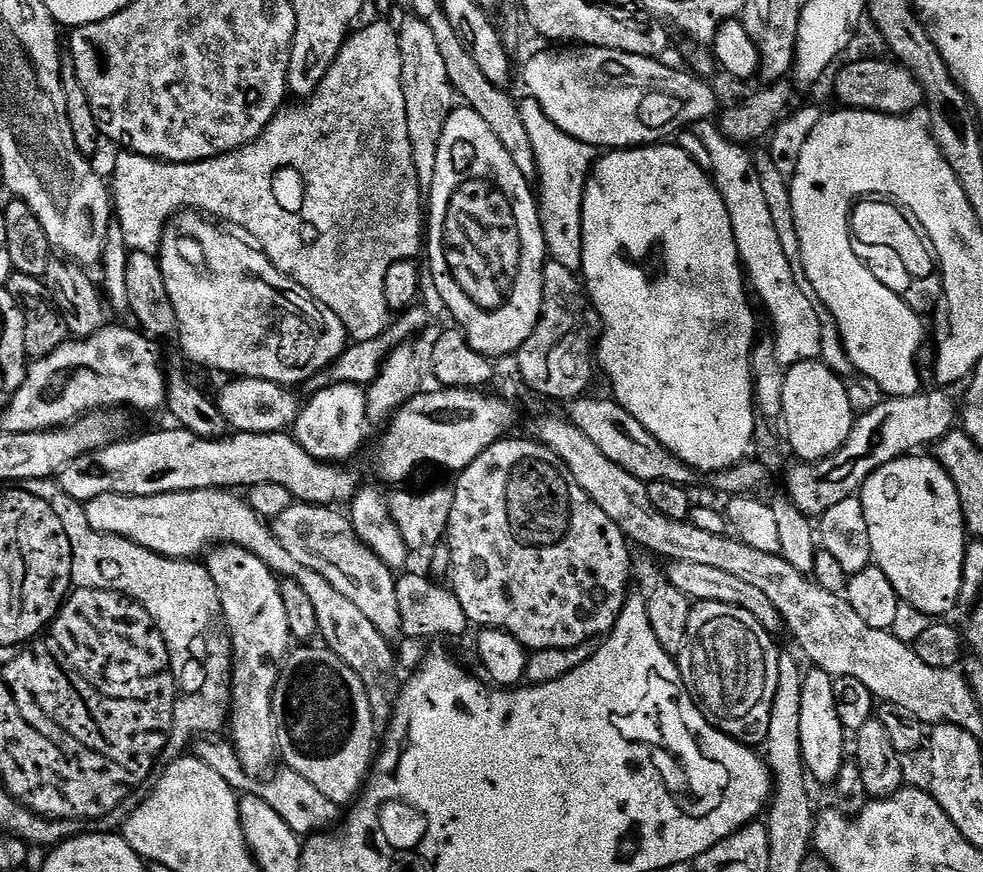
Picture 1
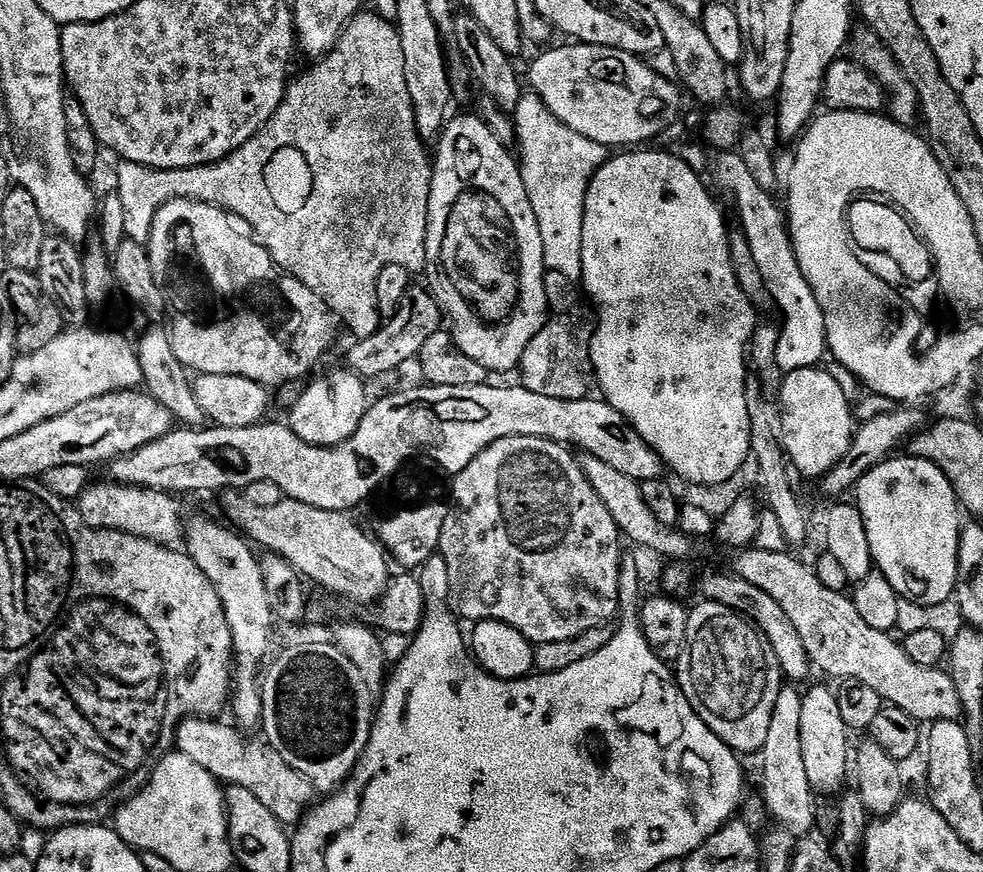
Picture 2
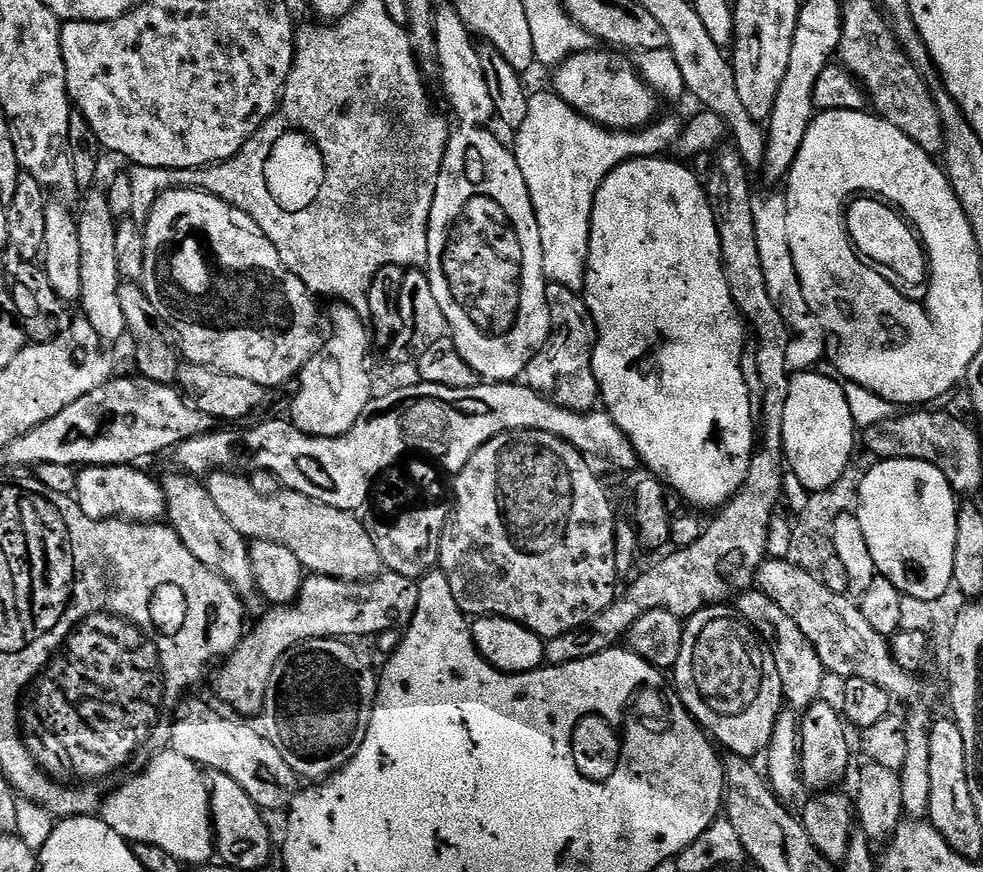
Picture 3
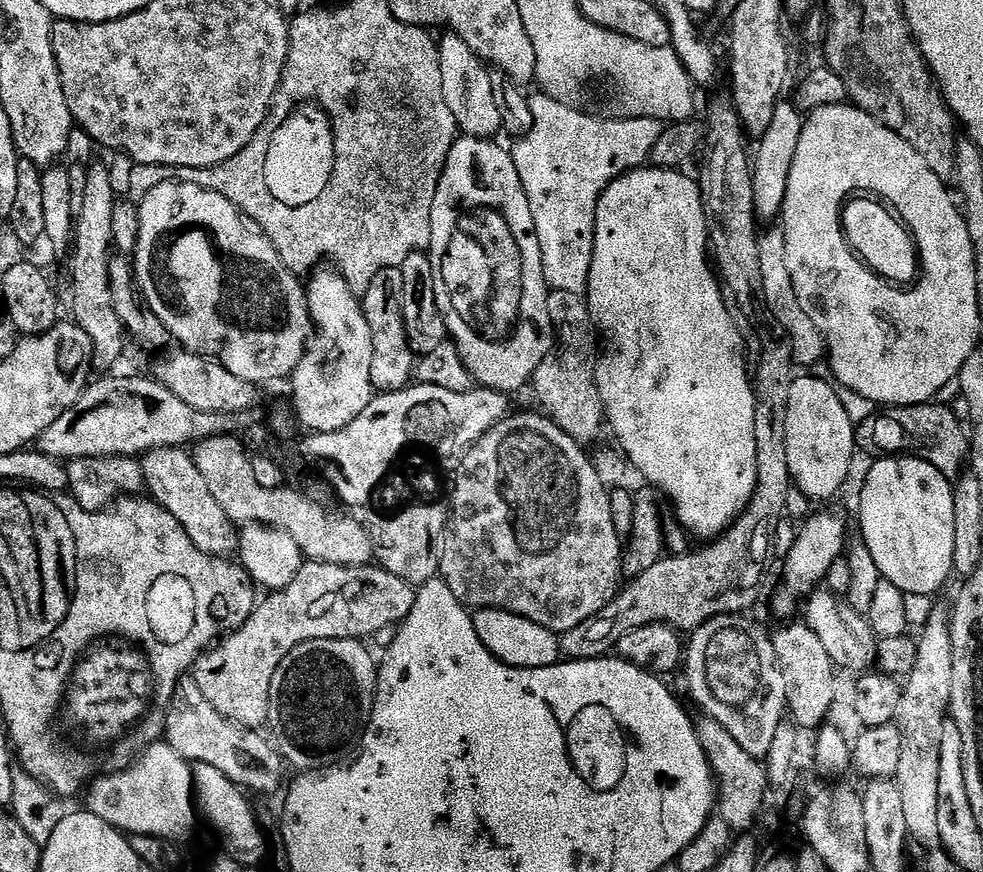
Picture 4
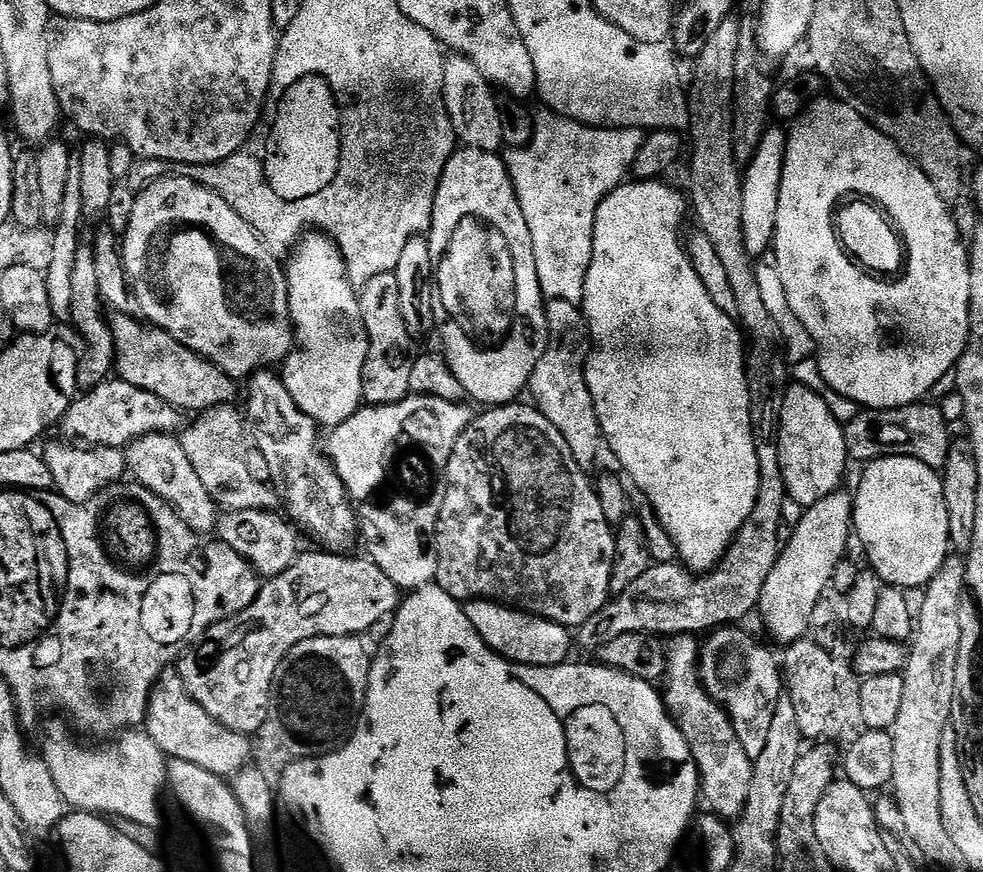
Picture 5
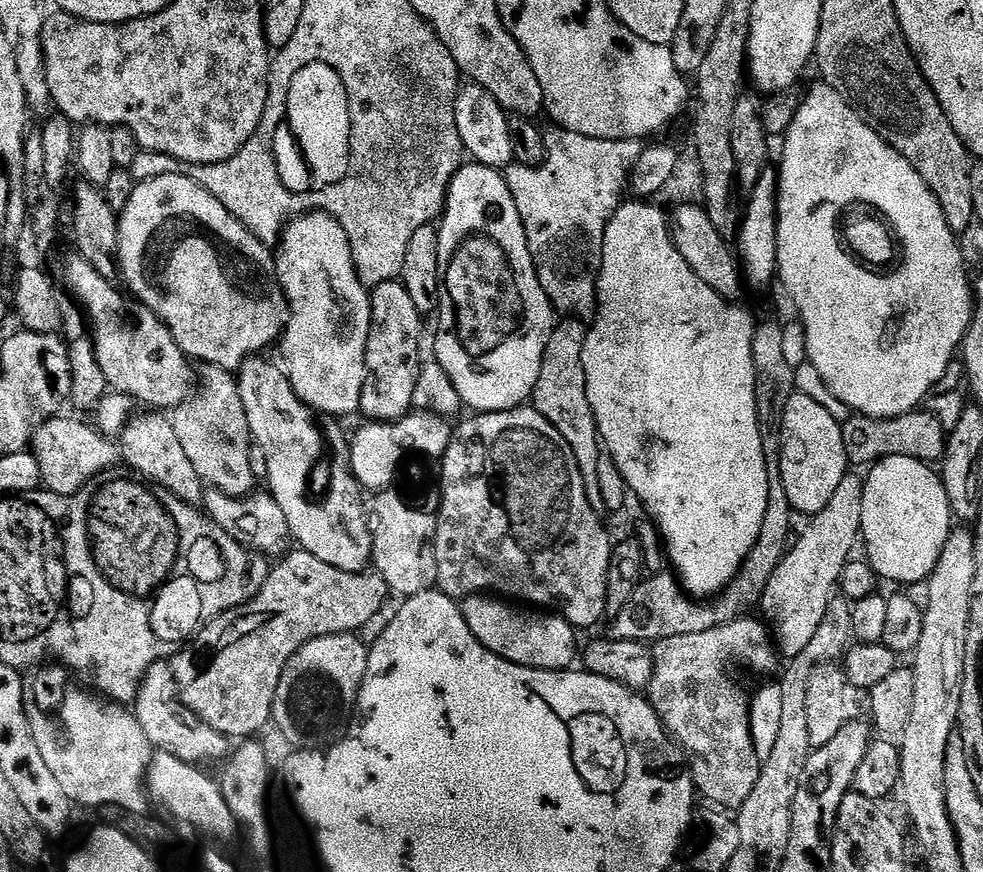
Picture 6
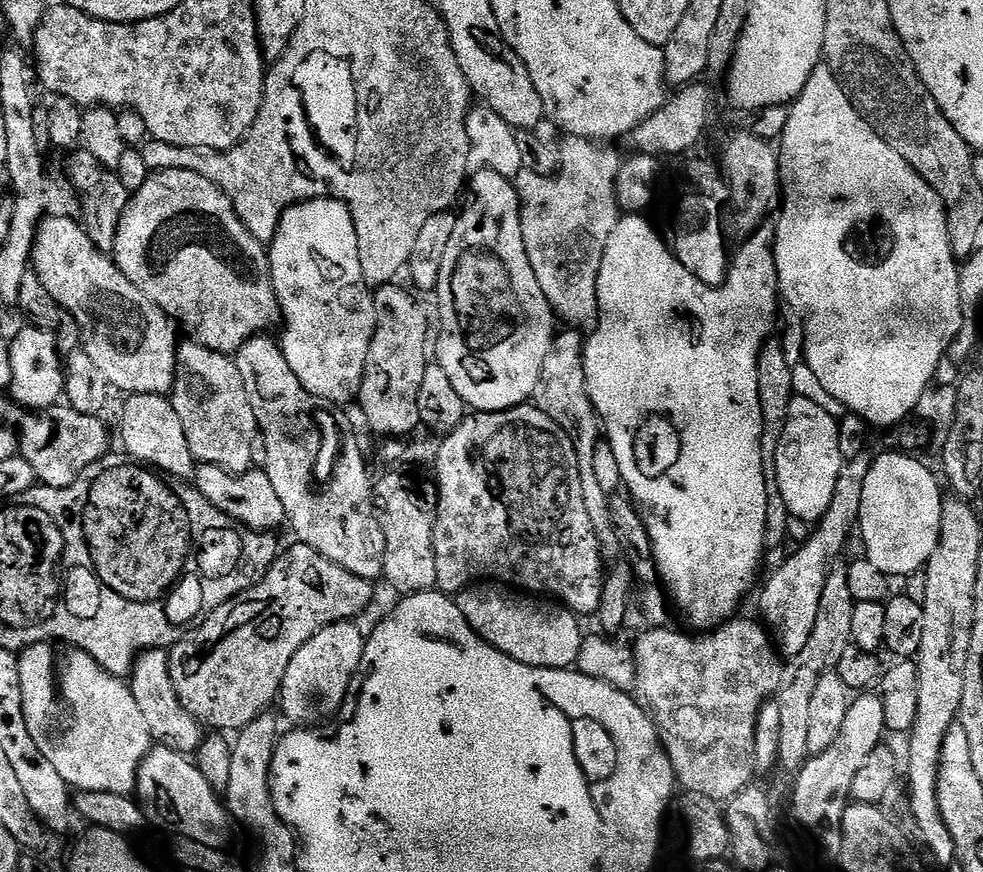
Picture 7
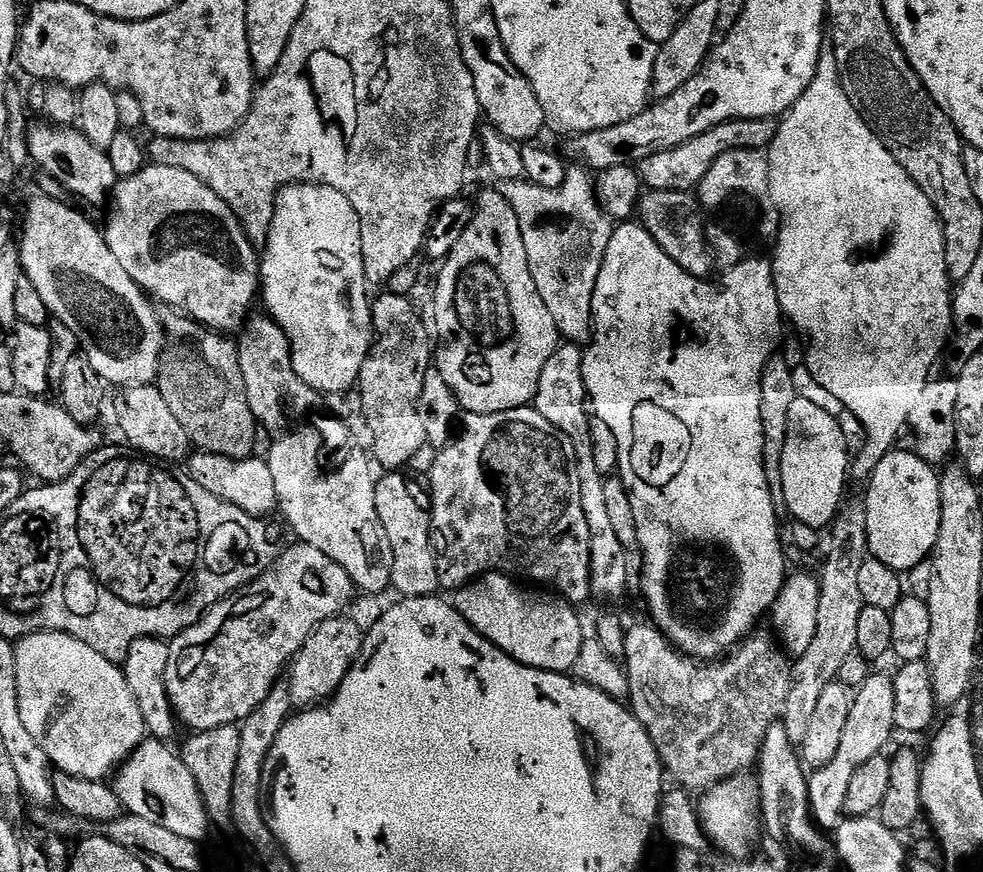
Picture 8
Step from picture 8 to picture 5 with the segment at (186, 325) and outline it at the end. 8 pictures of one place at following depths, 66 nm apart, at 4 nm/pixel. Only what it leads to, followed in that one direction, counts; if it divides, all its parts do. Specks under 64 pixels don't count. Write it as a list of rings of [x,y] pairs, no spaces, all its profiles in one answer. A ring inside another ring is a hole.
[[[221,404],[219,408],[209,408],[207,412],[199,413],[193,420],[196,421],[188,429],[183,429],[185,432],[184,436],[179,437],[180,445],[182,450],[186,450],[186,458],[190,458],[190,466],[194,466],[198,478],[202,478],[202,486],[206,486],[217,505],[229,512],[267,512],[275,509],[275,504],[278,504],[277,489],[256,482],[249,473],[246,456],[250,447],[250,432],[241,409],[239,412],[232,404]]]

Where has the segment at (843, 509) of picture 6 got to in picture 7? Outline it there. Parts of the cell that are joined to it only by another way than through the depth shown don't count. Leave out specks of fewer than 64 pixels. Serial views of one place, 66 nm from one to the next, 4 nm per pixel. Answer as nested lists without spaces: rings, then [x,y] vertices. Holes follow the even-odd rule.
[[[868,458],[847,461],[846,466],[840,471],[830,510],[815,525],[808,541],[799,545],[795,549],[797,552],[764,584],[764,593],[760,596],[760,608],[764,611],[762,620],[770,629],[775,643],[782,649],[785,657],[802,654],[806,642],[810,642],[814,622],[818,622],[822,590],[826,586],[829,572],[834,567],[832,559],[843,550],[848,535],[851,532],[853,535],[860,523],[862,490],[866,486],[866,474],[870,474],[871,465],[872,460]]]

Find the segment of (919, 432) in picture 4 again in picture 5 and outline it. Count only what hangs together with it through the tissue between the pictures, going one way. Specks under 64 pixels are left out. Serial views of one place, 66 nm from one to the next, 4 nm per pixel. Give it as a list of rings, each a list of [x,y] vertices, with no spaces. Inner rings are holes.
[[[917,402],[901,408],[882,408],[879,410],[861,410],[854,422],[844,425],[846,450],[853,461],[871,462],[901,456],[914,458],[926,466],[943,470],[954,443],[950,425],[935,403]]]

